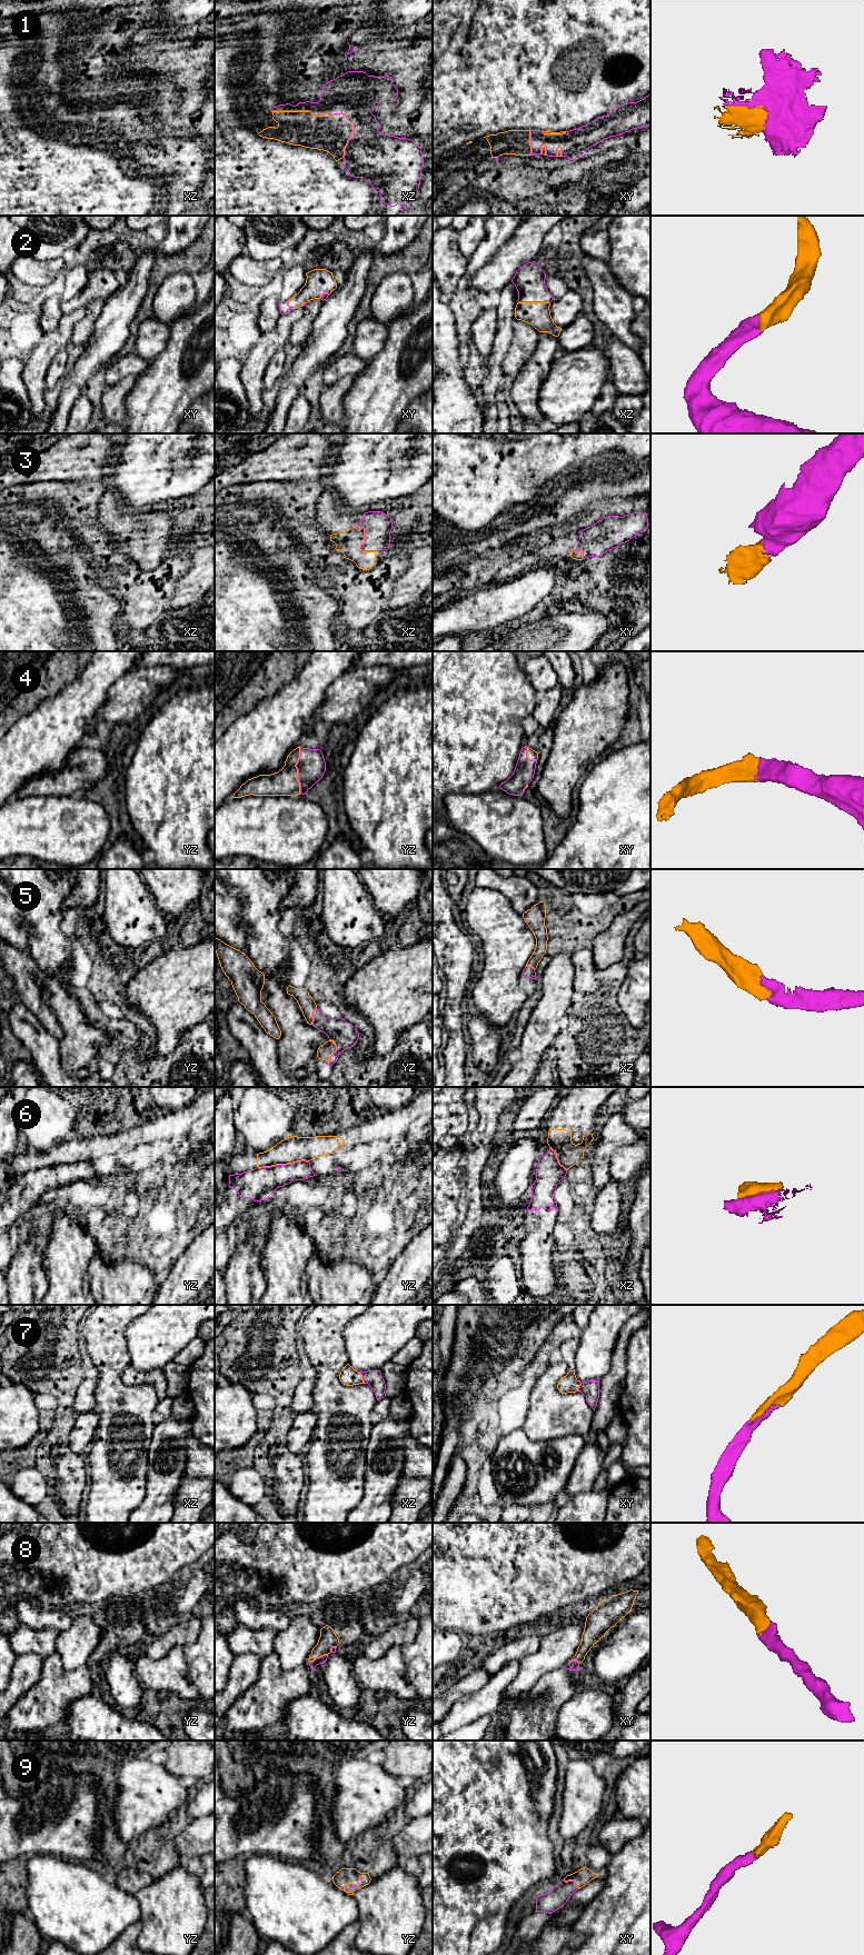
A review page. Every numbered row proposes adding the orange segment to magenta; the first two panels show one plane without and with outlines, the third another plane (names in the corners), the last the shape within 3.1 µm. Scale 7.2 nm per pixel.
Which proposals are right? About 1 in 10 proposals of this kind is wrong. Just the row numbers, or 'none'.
1, 2, 3, 4, 5, 7, 8, 9

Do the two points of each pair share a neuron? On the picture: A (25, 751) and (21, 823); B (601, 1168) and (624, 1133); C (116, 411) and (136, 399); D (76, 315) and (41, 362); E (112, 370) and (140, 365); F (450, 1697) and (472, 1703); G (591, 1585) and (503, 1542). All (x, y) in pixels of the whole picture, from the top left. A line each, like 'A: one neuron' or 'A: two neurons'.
A: two neurons
B: one neuron
C: two neurons
D: one neuron
E: one neuron
F: two neurons
G: one neuron

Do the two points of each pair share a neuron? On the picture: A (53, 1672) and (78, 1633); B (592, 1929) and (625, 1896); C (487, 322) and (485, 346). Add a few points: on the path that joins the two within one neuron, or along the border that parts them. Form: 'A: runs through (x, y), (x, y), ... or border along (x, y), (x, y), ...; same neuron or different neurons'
A: border along (56, 1651), (67, 1669), (75, 1669), (87, 1664); different neurons
B: runs through (599, 1922), (617, 1904); same neuron
C: runs through (485, 328), (485, 340); same neuron

